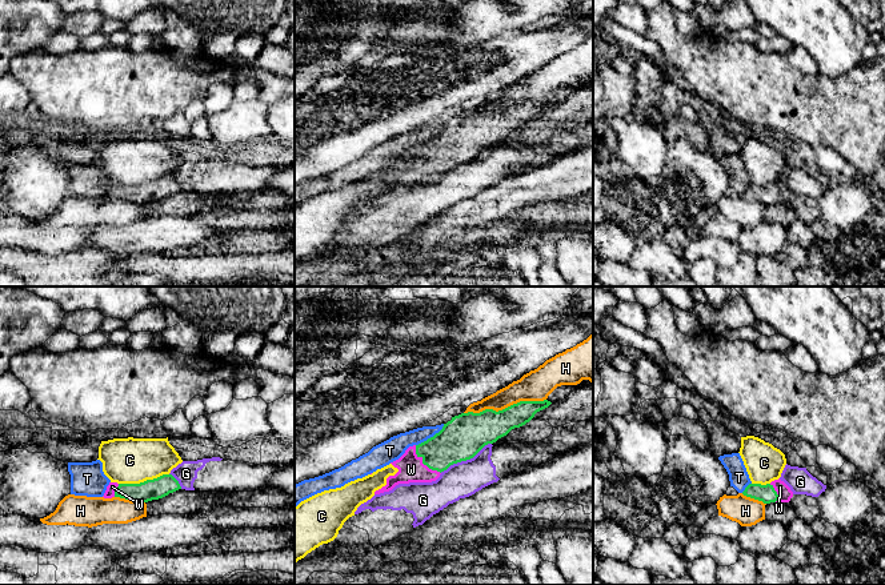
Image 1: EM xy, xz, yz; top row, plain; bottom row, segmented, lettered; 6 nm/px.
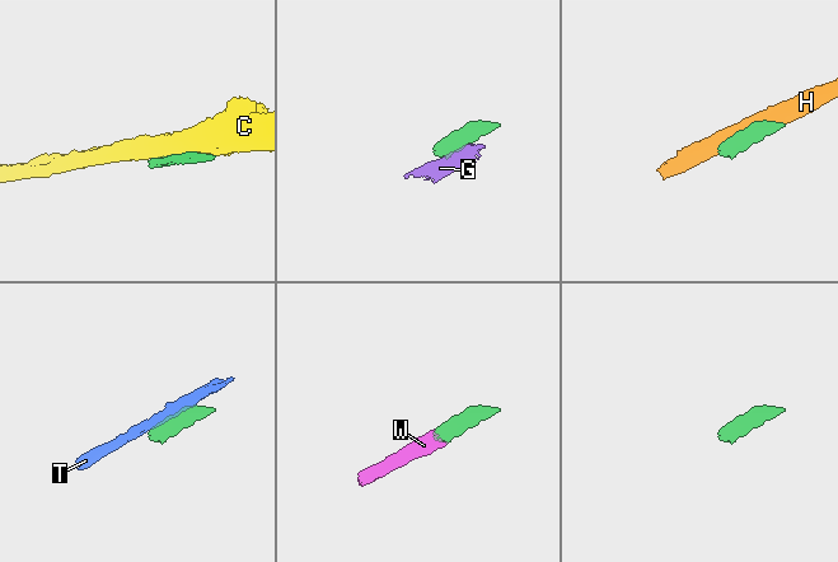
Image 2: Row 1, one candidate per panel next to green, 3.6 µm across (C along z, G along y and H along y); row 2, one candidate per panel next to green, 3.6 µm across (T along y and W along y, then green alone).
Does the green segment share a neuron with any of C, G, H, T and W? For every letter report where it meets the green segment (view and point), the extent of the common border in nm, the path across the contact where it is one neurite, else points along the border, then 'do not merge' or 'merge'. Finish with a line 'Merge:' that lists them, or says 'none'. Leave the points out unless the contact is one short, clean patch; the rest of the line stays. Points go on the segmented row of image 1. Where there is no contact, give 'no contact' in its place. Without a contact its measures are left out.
C: xy (144, 481) | 320 nm | do not merge
G: xz (465, 460) | 360 nm | along xz (491, 443), (485, 444), (472, 457), (453, 463), (440, 472) | do not merge
H: xz (505, 408) | 500 nm | do not merge
T: xz (431, 437) | 220 nm | do not merge
W: xz (423, 463) | 240 nm | across xz (457, 441), (423, 463), (411, 469) | merge
Merge: W

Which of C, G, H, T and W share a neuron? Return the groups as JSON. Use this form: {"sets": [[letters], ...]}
{"sets": [["C"], ["G"], ["H"], ["T"], ["W"]]}

